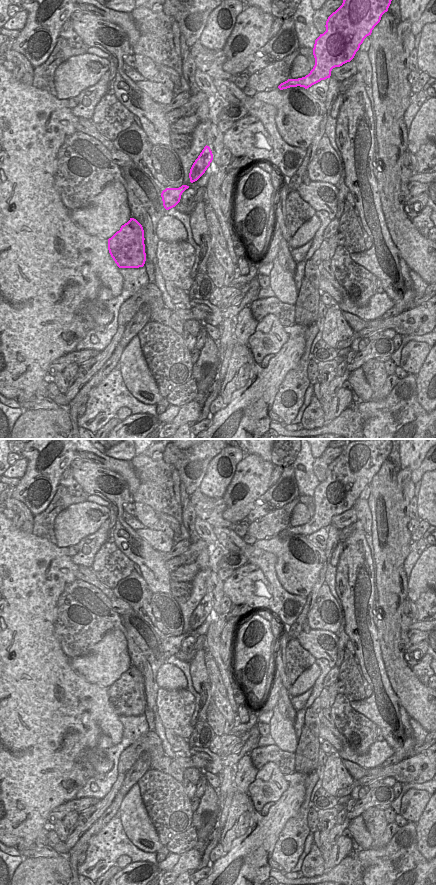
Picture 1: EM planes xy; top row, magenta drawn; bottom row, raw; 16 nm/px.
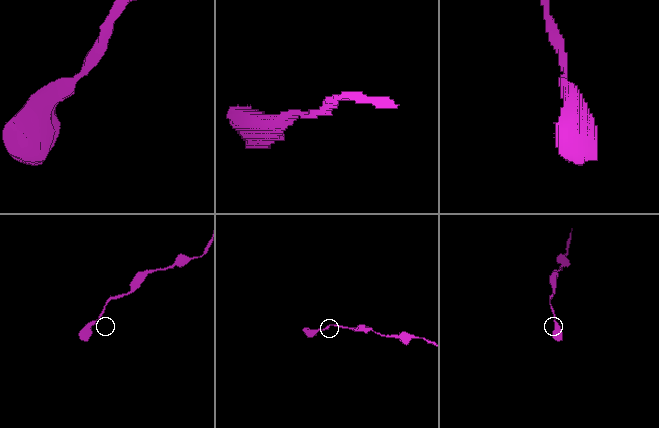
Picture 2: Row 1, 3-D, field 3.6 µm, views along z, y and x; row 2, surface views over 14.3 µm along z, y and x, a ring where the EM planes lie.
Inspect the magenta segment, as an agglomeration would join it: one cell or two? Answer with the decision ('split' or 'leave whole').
leave whole

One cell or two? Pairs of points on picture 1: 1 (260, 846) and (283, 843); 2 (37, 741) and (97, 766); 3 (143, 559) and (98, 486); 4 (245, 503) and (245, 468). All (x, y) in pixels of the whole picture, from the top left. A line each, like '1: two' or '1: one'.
1: two
2: two
3: one
4: one

